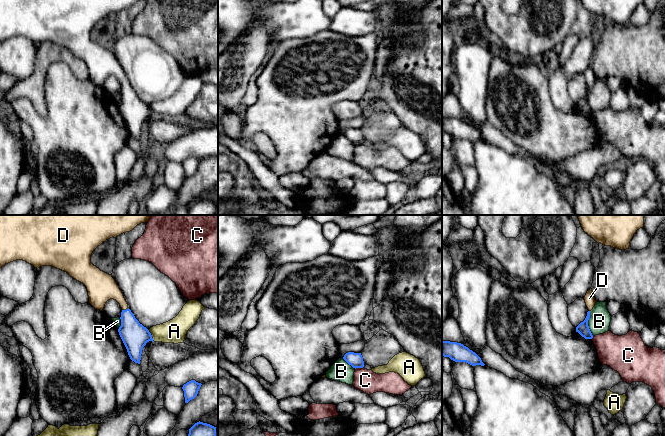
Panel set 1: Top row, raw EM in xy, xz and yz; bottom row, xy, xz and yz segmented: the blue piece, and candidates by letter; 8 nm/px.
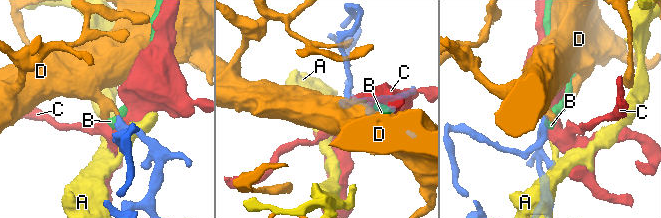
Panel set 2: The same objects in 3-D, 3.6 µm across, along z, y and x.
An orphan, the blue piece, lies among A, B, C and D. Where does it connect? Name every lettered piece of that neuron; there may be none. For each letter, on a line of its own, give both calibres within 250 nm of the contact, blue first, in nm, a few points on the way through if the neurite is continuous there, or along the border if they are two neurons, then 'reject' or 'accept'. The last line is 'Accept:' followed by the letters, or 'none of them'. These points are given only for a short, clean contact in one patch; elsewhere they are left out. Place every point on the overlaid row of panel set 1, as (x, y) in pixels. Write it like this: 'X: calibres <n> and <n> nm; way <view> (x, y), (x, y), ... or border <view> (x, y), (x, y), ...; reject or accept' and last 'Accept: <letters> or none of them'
A: calibres 220 and 190 nm; reject
B: calibres 100 and 170 nm; border yz (589, 311), (588, 328), (593, 335); reject
C: calibres 110 and 180 nm; border xz (362, 367), (355, 369); reject
D: calibres 220 and 200 nm; way xy (134, 335), (130, 330), (126, 309), (123, 303), (104, 287); accept
Accept: D

